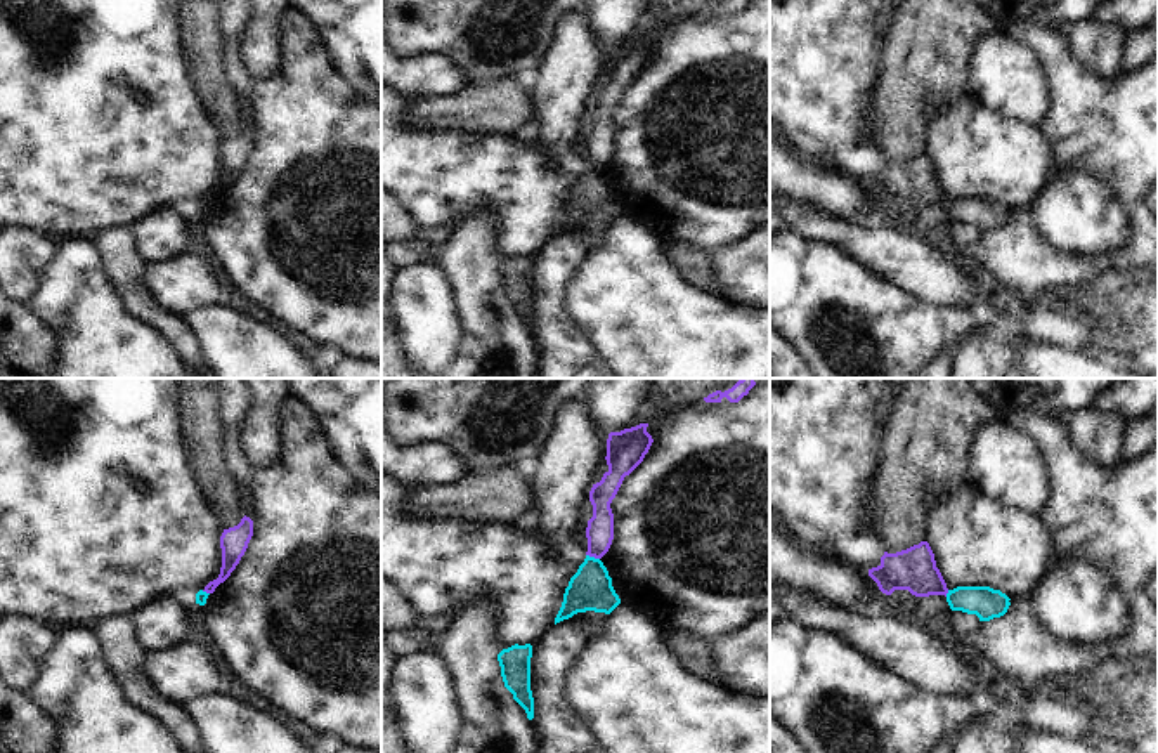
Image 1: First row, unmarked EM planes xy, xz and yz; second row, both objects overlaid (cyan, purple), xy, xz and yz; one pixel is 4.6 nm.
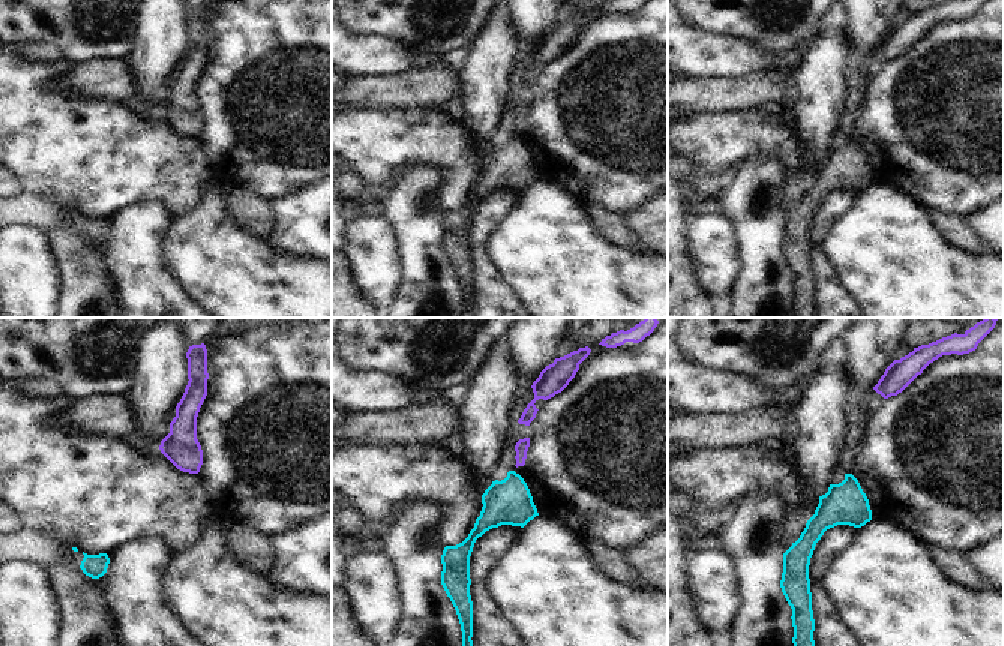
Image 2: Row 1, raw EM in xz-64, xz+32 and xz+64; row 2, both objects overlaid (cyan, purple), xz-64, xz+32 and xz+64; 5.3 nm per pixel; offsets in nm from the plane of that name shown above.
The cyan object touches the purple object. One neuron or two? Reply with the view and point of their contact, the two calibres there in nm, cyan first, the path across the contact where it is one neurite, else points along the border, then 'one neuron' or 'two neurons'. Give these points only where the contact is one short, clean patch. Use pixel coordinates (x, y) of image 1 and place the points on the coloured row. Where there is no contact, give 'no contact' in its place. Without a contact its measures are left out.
contact xz (593, 557); calibres 200 and 130 nm; border xz (586, 554), (598, 559); two neurons

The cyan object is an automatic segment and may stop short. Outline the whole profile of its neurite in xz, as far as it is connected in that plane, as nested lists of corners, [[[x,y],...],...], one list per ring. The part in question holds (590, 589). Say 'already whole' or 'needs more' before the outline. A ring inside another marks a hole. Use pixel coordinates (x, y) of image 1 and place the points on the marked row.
already whole; [[[586,555],[563,593],[555,625],[577,612],[595,611],[610,614],[621,604],[612,578],[600,559]]]

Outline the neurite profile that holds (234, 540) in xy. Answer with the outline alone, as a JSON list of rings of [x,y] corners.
[[[248,491],[239,493],[244,517],[234,527],[224,529],[220,536],[222,567],[217,579],[210,581],[203,592],[213,593],[215,588],[224,583],[239,564],[248,543],[253,536],[253,512],[250,508],[251,494]]]

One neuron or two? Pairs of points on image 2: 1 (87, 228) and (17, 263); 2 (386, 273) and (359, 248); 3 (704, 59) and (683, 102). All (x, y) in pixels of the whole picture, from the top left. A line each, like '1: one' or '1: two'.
1: two
2: one
3: two

